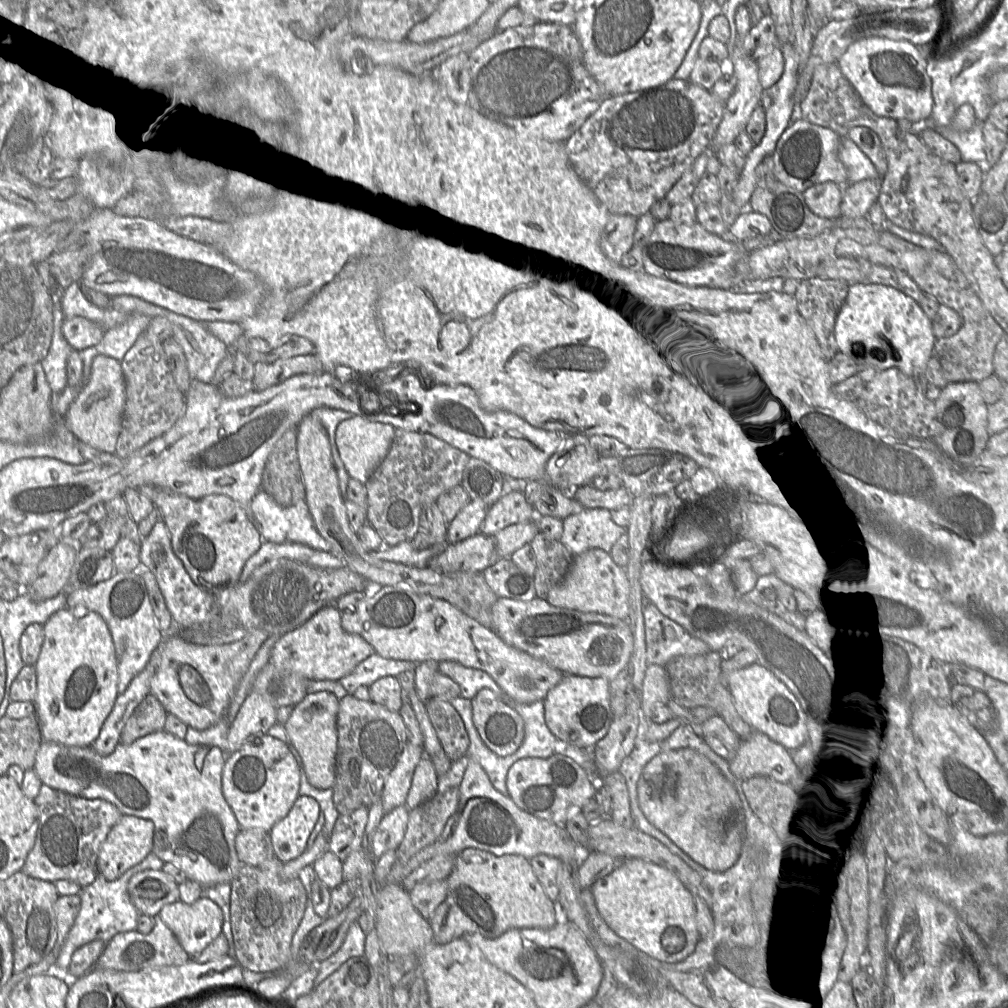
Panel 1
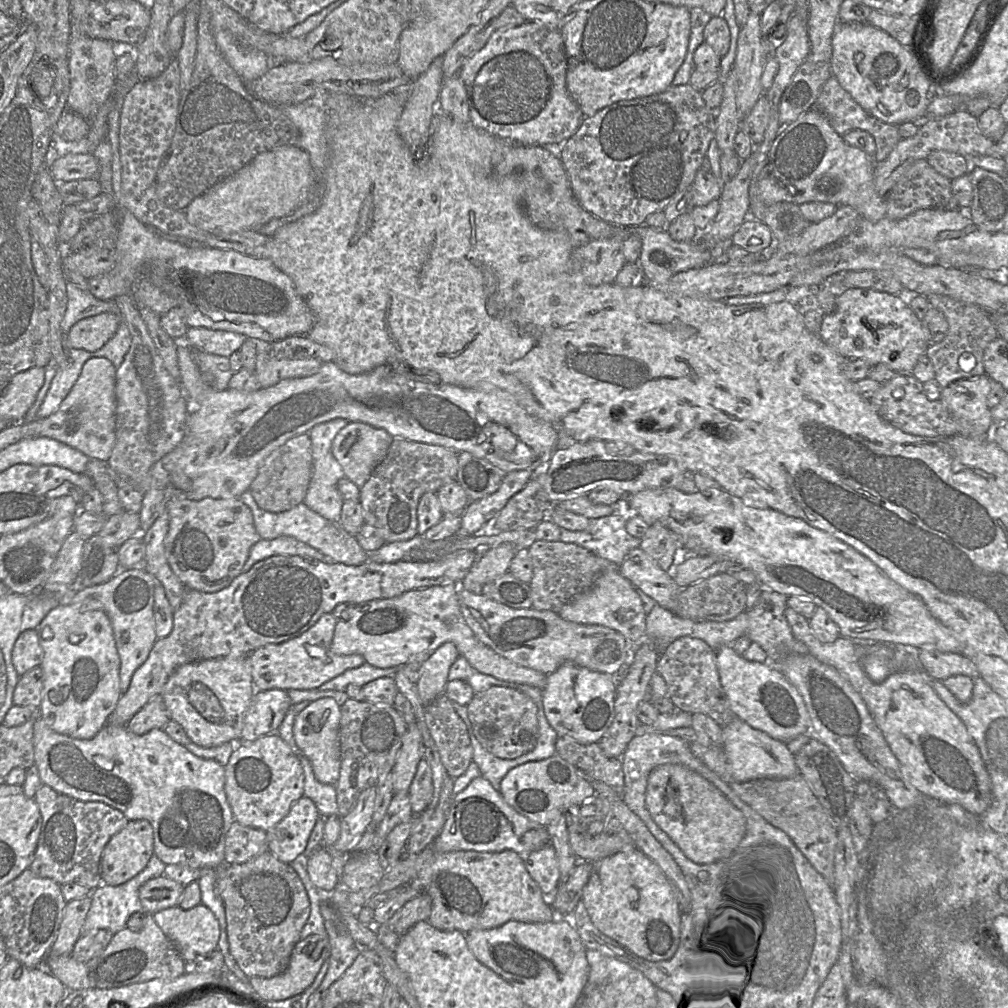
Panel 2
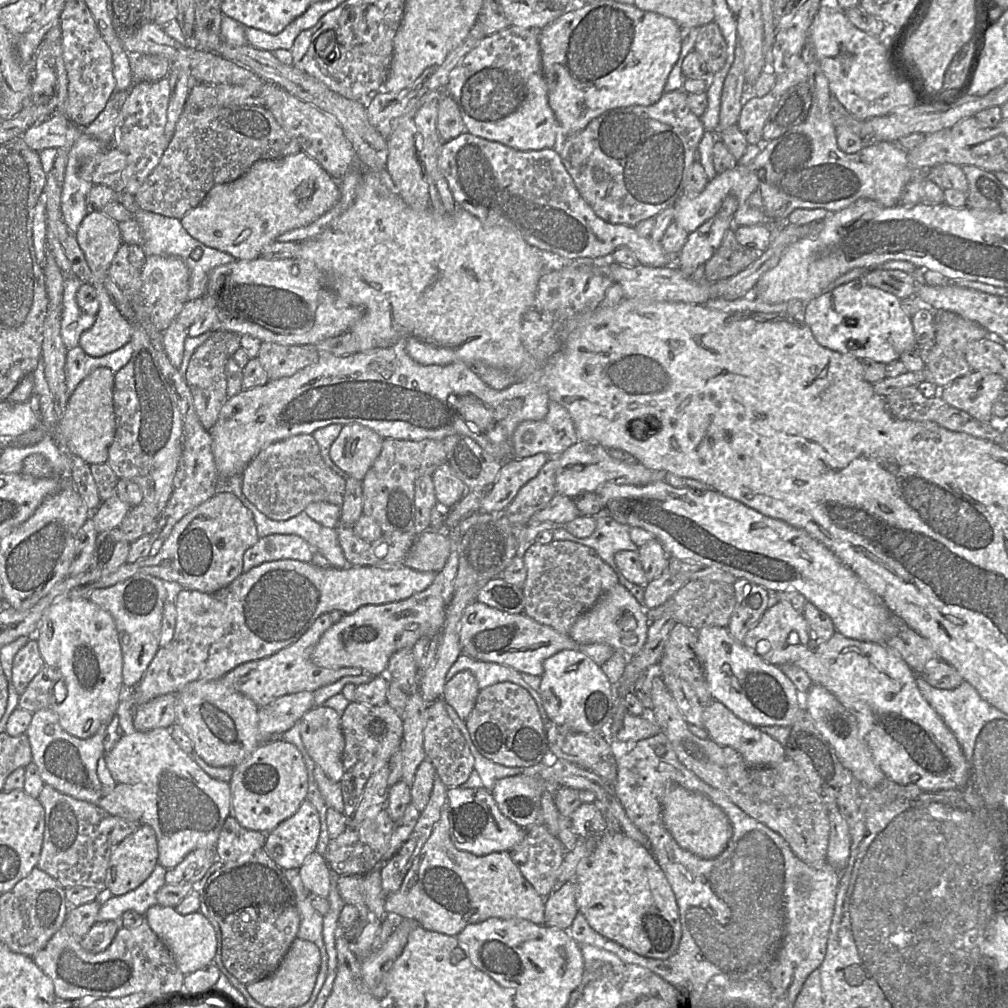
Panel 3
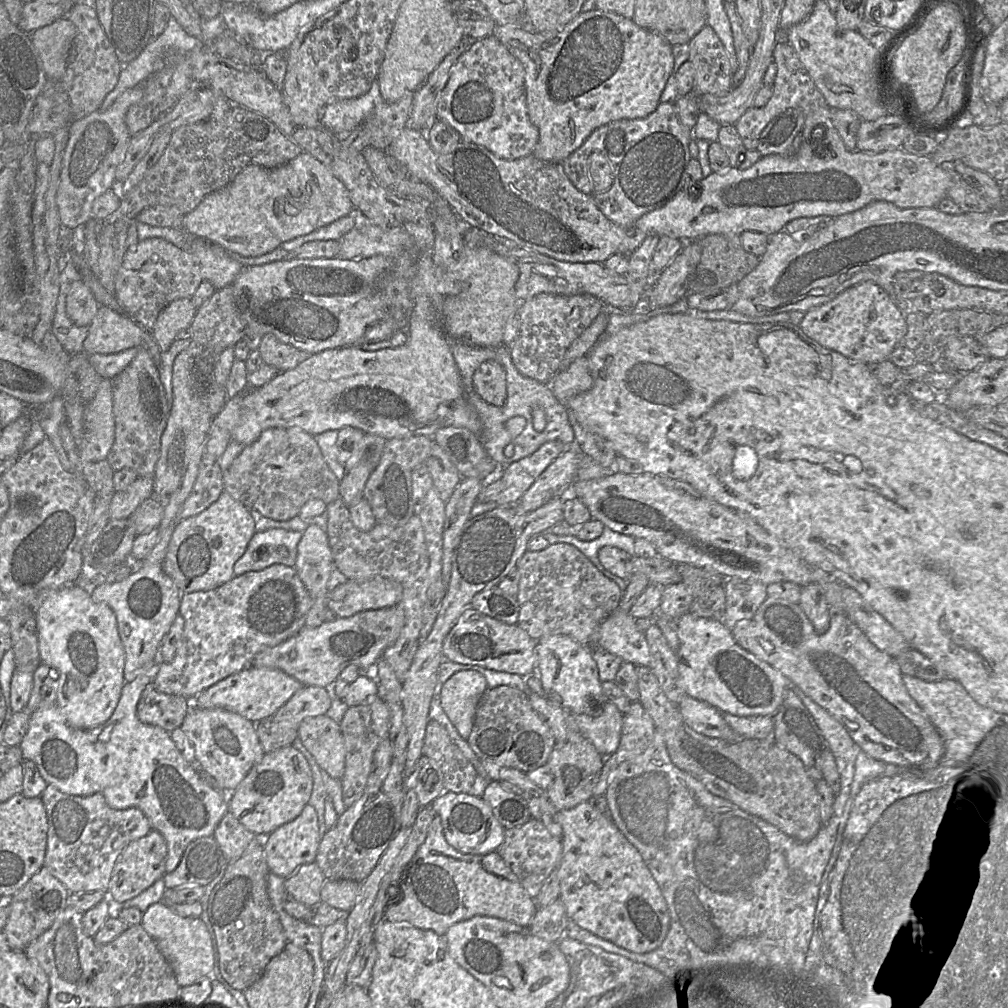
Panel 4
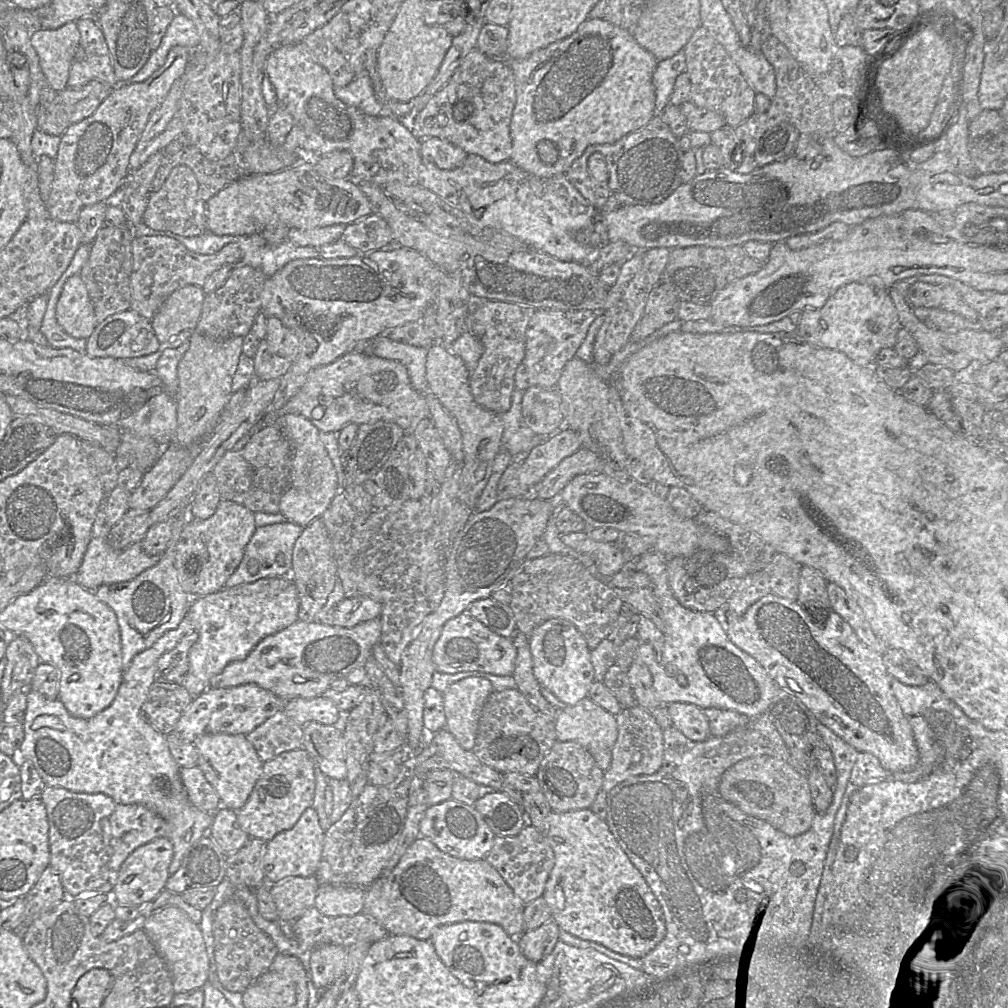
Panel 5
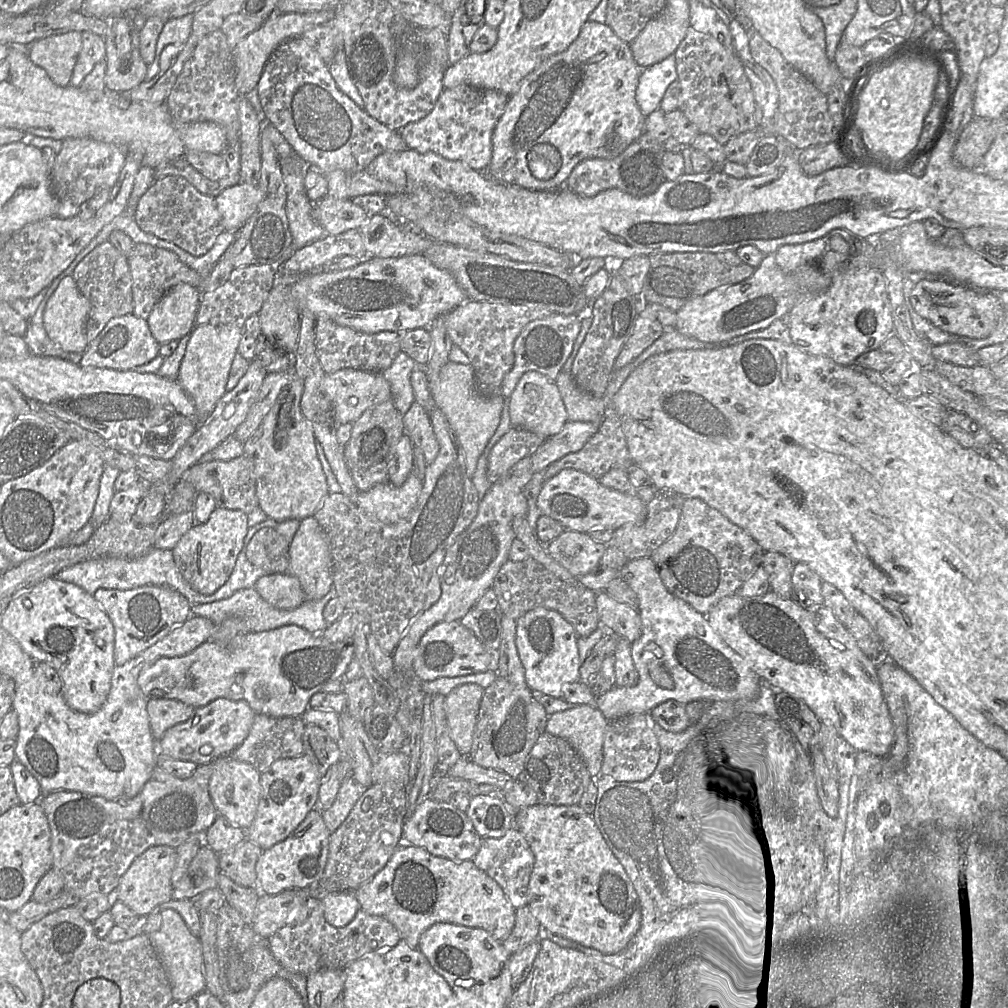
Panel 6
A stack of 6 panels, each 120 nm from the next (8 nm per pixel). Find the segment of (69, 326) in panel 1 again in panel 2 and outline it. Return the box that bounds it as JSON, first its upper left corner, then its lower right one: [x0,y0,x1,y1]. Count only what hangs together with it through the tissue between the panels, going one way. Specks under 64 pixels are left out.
[66,312,121,352]

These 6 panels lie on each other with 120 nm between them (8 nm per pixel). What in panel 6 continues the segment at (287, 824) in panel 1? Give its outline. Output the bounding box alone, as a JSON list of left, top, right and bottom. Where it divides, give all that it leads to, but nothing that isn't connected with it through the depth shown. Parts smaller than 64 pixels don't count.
[255,809,330,895]

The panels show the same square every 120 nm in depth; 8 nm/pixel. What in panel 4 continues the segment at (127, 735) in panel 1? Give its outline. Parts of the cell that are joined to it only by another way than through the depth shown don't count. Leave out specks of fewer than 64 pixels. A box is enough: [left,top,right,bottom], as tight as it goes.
[137,682,191,733]

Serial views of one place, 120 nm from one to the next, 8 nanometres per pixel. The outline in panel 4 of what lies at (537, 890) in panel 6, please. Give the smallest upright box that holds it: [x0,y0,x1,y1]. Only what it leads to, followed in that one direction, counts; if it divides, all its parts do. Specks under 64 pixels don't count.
[557,802,670,953]

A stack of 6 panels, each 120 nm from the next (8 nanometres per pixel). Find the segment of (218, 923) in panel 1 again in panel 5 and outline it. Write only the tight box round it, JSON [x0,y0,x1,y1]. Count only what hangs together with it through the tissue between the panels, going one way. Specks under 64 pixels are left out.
[144,906,210,994]

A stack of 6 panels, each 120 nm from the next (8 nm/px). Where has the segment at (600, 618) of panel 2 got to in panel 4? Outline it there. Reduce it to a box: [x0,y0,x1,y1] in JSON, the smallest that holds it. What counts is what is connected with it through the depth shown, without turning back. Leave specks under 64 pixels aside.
[595,608,651,669]

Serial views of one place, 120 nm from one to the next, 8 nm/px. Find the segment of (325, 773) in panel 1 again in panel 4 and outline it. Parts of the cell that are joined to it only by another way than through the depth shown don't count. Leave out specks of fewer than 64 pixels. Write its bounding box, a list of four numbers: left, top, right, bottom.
[298,714,346,779]

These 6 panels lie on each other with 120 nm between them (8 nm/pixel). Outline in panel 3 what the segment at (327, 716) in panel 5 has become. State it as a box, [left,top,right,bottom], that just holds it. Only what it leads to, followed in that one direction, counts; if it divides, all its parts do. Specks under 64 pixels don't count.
[258,691,314,743]

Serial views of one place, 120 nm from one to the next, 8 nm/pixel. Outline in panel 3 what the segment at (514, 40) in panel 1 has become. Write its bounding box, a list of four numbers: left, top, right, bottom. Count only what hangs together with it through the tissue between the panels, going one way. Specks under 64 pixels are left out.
[444,25,563,151]

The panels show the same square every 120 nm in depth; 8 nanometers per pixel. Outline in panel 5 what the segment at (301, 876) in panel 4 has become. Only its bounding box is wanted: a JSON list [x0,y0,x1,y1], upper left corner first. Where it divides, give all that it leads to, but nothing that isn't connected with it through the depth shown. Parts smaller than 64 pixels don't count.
[270,876,320,922]

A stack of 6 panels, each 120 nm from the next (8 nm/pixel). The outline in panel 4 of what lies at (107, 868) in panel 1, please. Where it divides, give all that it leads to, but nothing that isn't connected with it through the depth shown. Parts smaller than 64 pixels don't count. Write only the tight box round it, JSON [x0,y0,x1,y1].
[107,830,168,904]

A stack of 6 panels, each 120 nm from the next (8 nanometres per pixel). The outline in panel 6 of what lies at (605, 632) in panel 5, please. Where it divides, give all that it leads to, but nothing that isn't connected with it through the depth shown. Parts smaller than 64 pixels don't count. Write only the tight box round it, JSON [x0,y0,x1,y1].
[491,558,601,638]

